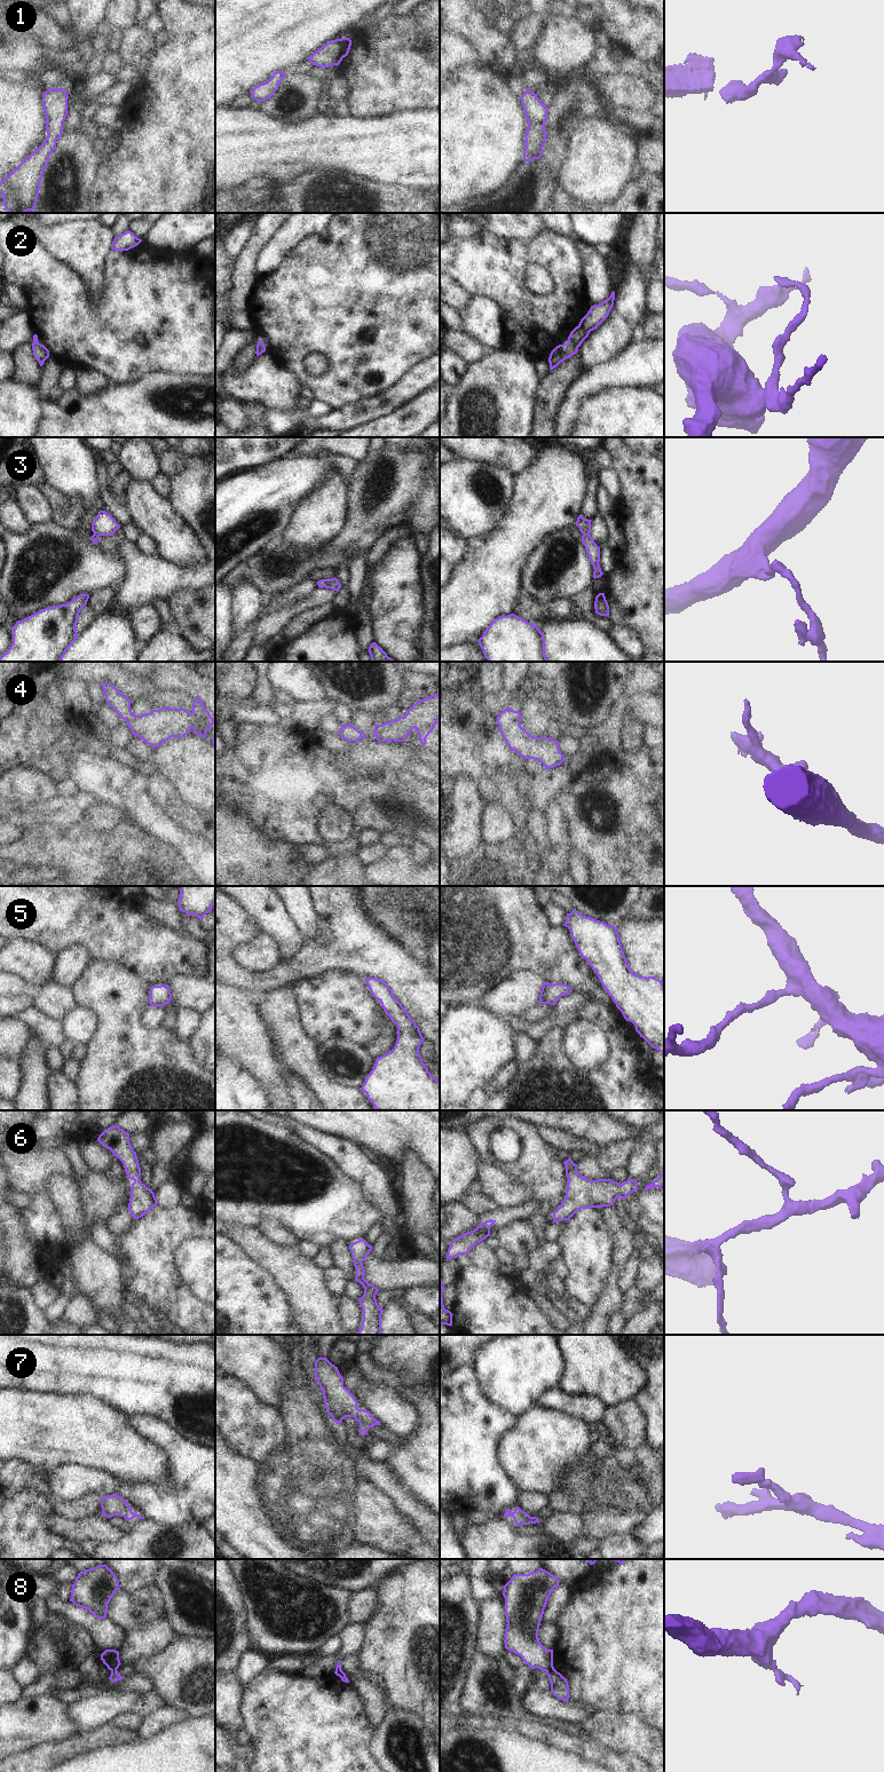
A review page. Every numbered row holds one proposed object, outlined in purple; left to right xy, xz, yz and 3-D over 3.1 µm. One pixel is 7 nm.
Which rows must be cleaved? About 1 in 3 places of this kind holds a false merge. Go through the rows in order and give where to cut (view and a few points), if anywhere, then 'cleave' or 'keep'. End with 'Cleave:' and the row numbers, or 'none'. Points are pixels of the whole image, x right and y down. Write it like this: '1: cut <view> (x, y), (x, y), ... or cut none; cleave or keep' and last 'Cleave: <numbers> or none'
1: cut none; keep
2: cut none; keep
3: cut none; keep
4: cut none; keep
5: cut none; keep
6: cut none; keep
7: cut none; keep
8: cut yz (553, 1667), (546, 1672); cleave
Cleave: 8

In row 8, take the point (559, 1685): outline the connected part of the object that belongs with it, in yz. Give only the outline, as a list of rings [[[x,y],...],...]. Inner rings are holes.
[[[554,1668],[546,1672],[551,1683],[551,1692],[560,1700],[568,1702],[569,1685],[567,1679],[558,1672]]]

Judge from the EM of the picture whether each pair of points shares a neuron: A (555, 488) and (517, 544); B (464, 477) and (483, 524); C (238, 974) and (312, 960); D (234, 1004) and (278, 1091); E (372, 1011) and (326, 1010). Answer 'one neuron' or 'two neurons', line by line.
A: one neuron
B: one neuron
C: one neuron
D: one neuron
E: one neuron

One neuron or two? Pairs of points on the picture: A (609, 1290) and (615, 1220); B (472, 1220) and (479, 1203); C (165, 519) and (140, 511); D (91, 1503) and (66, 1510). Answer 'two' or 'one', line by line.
A: one
B: two
C: one
D: one

